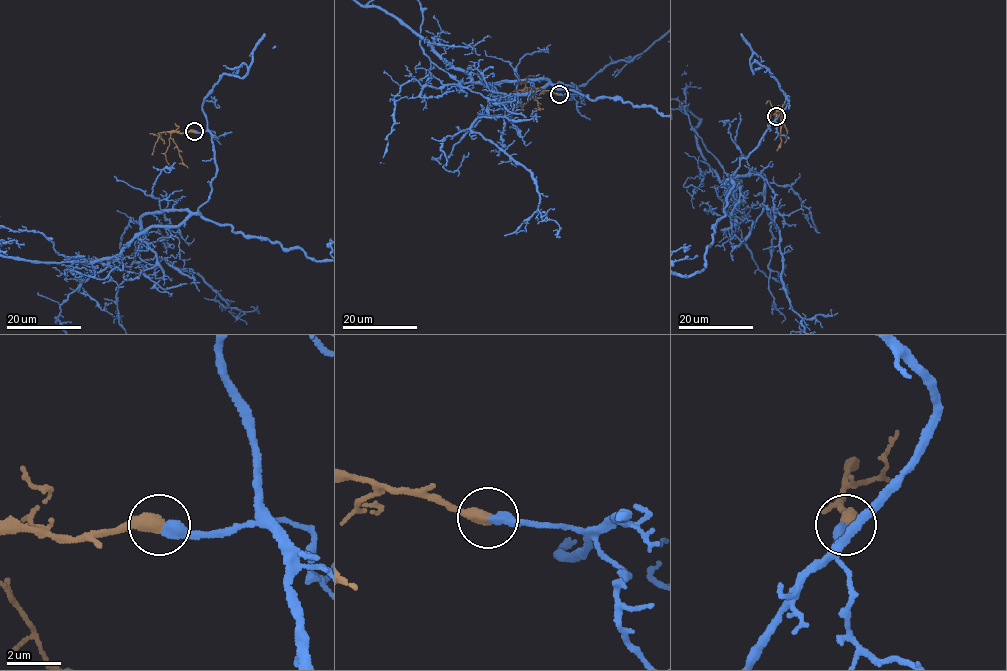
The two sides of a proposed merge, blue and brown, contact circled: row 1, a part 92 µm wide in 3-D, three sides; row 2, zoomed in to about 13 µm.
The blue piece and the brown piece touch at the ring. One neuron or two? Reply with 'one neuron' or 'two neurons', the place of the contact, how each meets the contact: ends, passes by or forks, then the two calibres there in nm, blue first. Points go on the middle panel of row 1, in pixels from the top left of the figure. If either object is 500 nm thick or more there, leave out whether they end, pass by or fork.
one neuron; place (559, 94); blue ends; brown ends; calibres 440 and 480 nm

